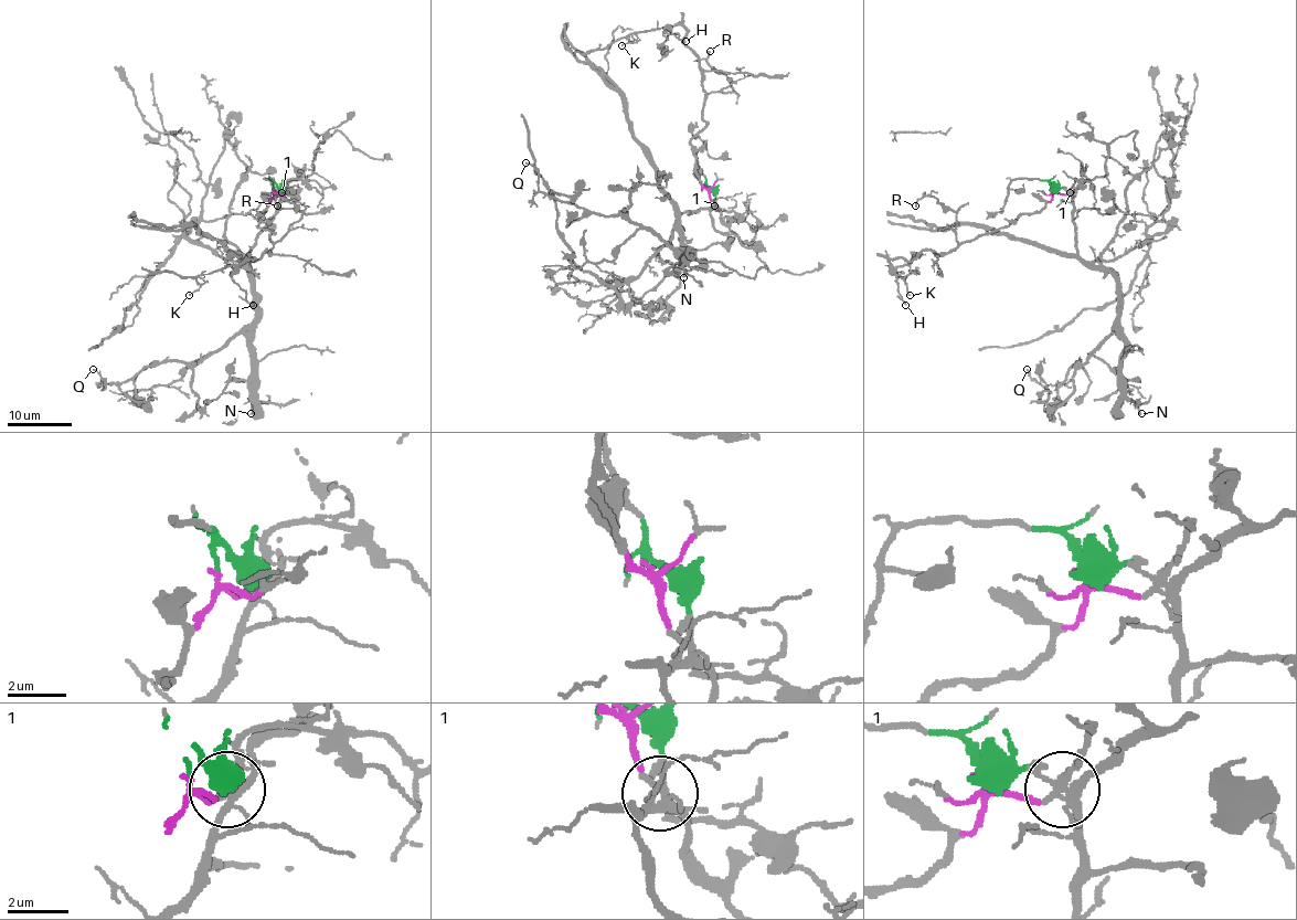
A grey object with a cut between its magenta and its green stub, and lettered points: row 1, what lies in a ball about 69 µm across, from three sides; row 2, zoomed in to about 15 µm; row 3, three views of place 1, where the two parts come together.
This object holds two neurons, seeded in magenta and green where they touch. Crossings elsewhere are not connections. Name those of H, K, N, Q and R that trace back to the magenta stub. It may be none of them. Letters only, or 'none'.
H, K, R

